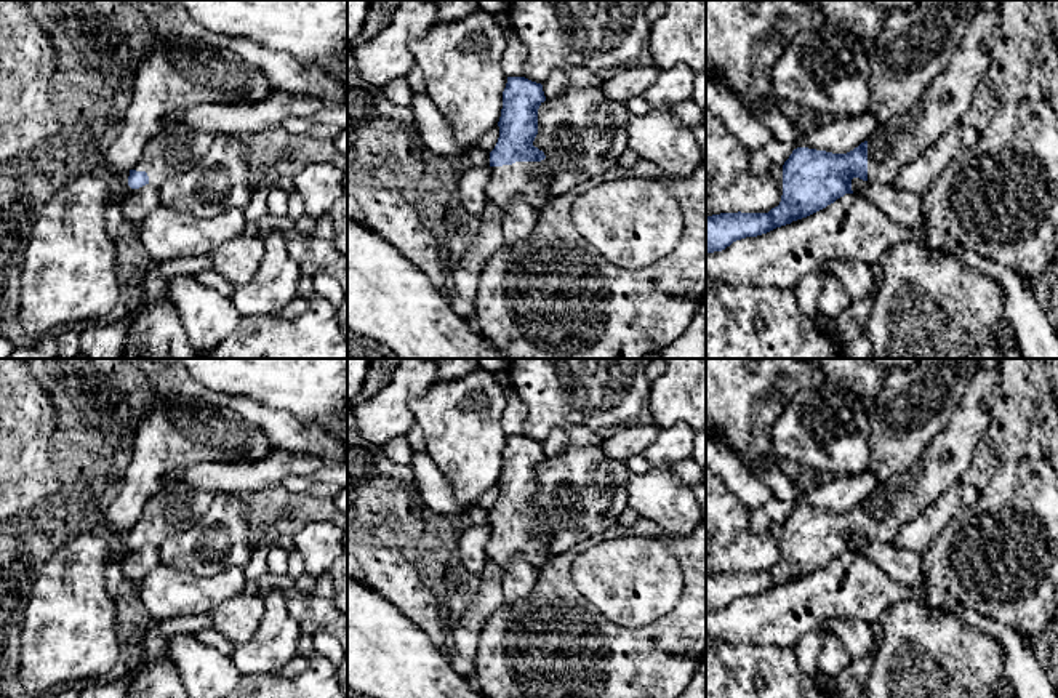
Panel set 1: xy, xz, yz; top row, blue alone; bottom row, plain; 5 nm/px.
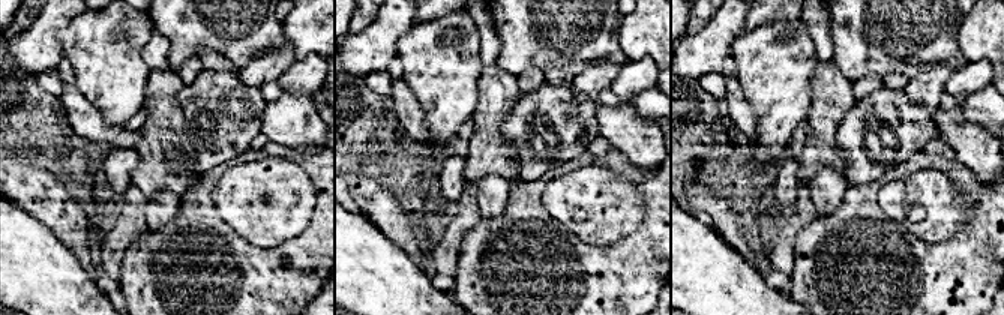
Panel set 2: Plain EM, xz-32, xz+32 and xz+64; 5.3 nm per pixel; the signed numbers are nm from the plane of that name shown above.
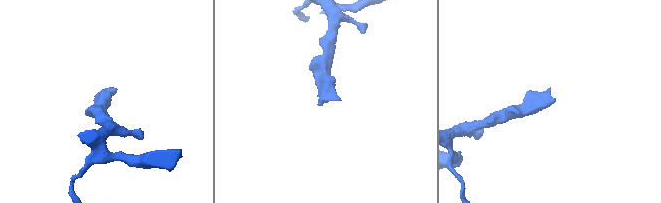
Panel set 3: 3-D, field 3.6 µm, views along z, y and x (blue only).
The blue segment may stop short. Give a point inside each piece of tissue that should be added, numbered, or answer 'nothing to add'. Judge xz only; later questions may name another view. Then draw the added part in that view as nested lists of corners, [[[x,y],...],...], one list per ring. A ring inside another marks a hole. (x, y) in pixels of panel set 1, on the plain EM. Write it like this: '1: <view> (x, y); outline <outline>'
1: xz (522, 538); outline [[[546,517],[491,525],[491,530],[487,554],[501,568],[506,568],[515,557],[525,557],[535,568],[554,557],[549,551],[549,524]]]

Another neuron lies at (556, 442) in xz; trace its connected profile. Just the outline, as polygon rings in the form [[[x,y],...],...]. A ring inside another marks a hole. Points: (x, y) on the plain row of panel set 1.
[[[552,431],[541,443],[546,458],[552,458],[563,453],[570,440],[562,431]]]

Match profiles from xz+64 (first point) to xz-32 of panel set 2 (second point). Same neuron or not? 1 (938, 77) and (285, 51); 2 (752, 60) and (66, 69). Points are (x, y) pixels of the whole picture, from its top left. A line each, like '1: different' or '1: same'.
1: same
2: different

